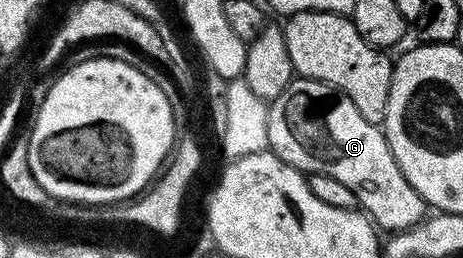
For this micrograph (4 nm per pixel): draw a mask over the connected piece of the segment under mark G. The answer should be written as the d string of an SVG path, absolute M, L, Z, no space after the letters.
M292 78L286 89L268 106L267 145L272 155L291 167L307 175L325 173L336 181L341 181L341 185L353 189L359 207L370 216L376 228L383 230L384 227L387 233L407 231L410 227L416 227L428 214L428 204L423 202L417 189L413 189L413 185L409 185L409 181L401 173L389 149L382 126L365 121L365 117L357 113L355 102L345 92L330 87L319 79Z

